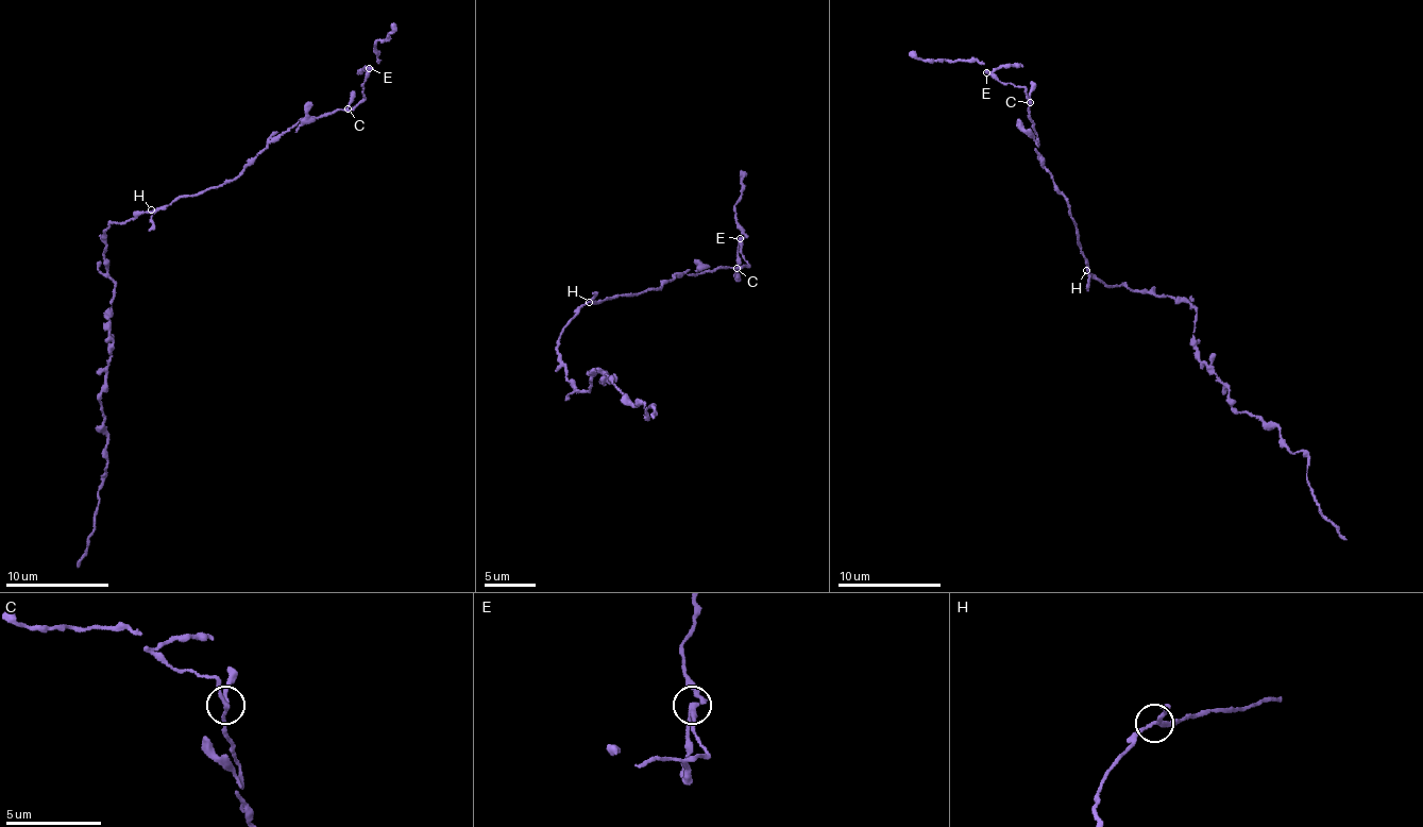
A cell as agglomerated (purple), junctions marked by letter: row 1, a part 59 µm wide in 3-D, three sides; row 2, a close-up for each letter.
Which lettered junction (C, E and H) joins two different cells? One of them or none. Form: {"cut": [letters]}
{"cut": ["E"]}

